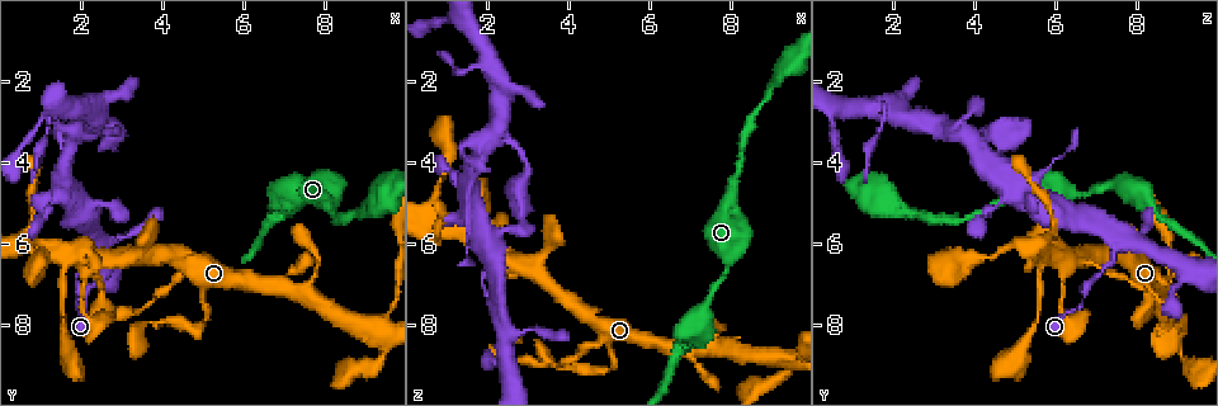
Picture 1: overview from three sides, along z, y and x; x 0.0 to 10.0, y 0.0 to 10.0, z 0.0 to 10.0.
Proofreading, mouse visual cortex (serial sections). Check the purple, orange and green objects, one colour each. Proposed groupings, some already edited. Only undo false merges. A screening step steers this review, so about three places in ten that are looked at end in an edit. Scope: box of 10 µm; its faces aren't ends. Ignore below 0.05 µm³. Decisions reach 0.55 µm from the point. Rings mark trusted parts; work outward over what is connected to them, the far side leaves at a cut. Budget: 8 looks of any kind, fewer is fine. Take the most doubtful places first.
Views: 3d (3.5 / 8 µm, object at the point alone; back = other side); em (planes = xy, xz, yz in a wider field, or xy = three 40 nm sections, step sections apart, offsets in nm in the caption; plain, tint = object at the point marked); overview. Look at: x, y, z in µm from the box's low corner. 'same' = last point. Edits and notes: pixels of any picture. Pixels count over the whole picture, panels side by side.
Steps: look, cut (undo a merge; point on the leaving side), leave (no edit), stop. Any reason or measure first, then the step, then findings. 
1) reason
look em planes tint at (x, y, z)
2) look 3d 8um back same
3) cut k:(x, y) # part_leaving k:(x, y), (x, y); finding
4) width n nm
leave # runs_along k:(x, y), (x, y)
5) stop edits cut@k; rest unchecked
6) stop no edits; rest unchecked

sharp bend
look 3d 3.5um at (3.50, 8.15, 8.95)

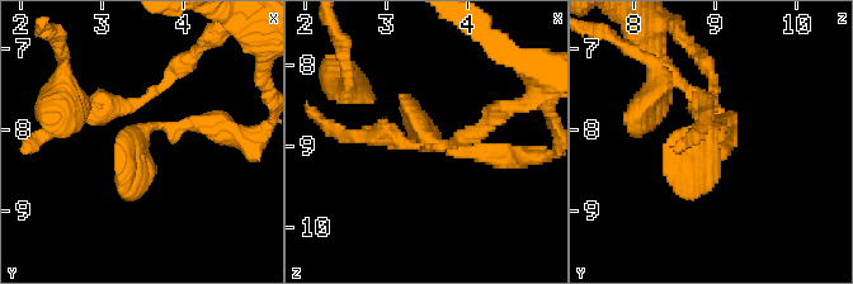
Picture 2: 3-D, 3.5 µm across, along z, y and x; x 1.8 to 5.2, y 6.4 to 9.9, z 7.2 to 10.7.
shape alone is not enough
look em xy step 2 tint at (3.45, 8.10, 8.90)

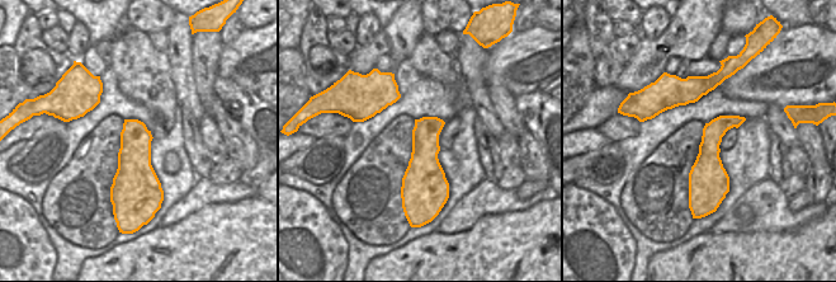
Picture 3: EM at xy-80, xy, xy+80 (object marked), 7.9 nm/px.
look em planes tint same

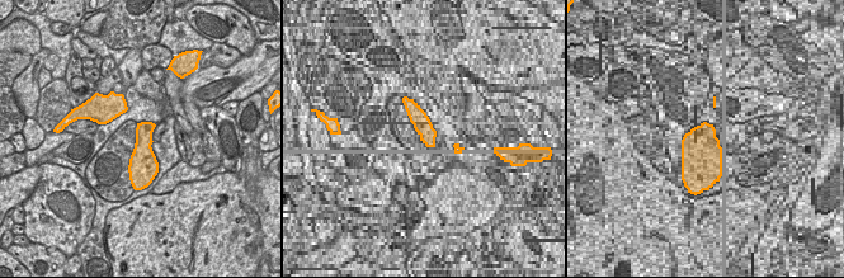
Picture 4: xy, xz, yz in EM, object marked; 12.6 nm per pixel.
leave # runs_along 2:(218, 124), (147, 128), (125, 199); one cell here

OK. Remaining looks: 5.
calibre changes
look 3d 8um at (7.10, 5.30, 8.55)

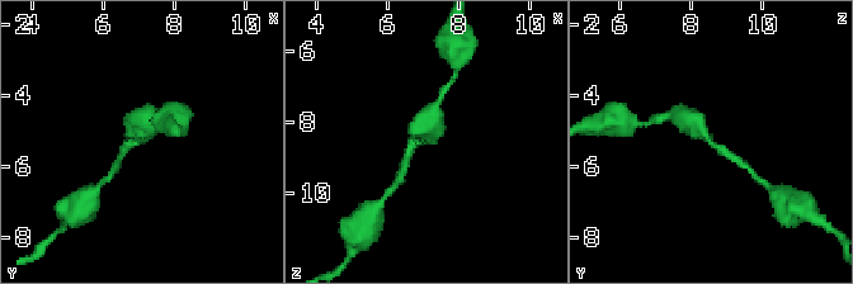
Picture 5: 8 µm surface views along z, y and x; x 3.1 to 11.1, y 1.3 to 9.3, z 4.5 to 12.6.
look 3d 3.5um same

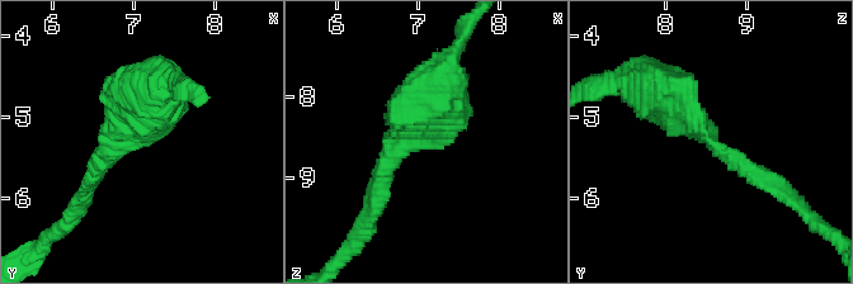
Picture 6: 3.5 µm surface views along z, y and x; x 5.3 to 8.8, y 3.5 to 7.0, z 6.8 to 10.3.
arm_widths 250, 600 nm; shape alone is not enough
look em xy step 5 tint at (7.10, 5.30, 8.55)

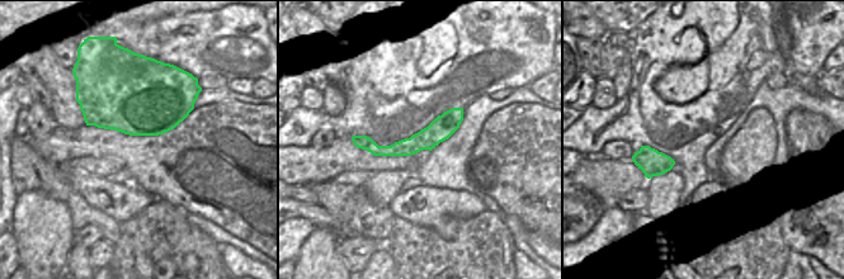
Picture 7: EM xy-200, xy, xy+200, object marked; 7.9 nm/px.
width 180 nm
leave # runs_along 7:(460, 110), (411, 146), (376, 150), (356, 138); continuous, no second cell

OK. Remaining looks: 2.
sharp bend
look 3d 3.5um at (9.30, 8.05, 8.75)

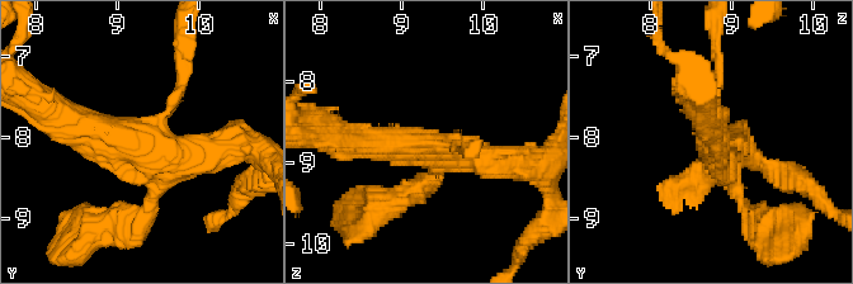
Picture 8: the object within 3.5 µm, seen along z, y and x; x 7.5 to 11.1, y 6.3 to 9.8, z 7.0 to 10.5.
arms 4; arm_widths 150, 200, 350, 400 nm; now the EM
look em xy step 3 tint at (9.30, 8.00, 8.80)

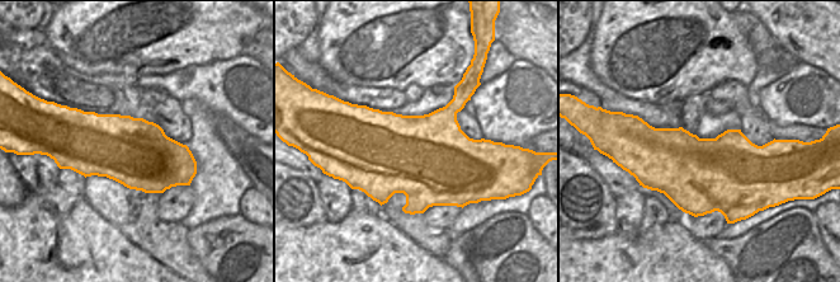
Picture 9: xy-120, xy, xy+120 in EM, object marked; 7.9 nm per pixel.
leave # runs_along 8:(59, 117), (141, 141), (145, 214); one cell here

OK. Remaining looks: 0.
stop no edits; rest unchecked

